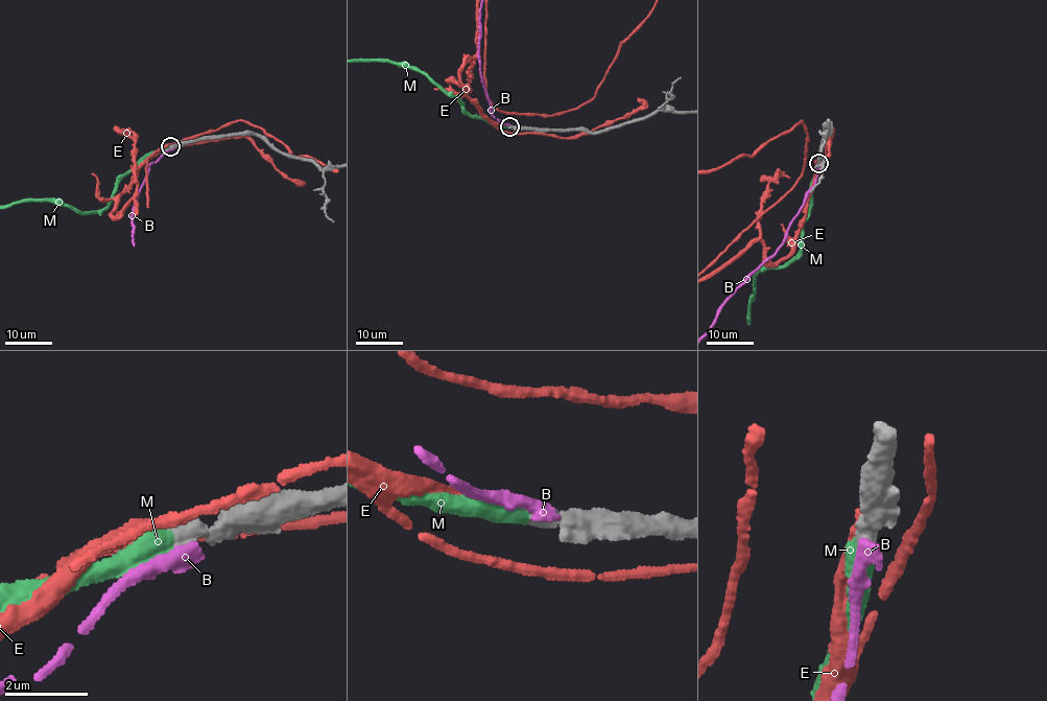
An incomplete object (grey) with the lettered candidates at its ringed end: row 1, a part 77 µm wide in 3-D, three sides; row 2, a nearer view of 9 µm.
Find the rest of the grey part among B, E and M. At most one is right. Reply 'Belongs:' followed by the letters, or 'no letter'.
Belongs: M

